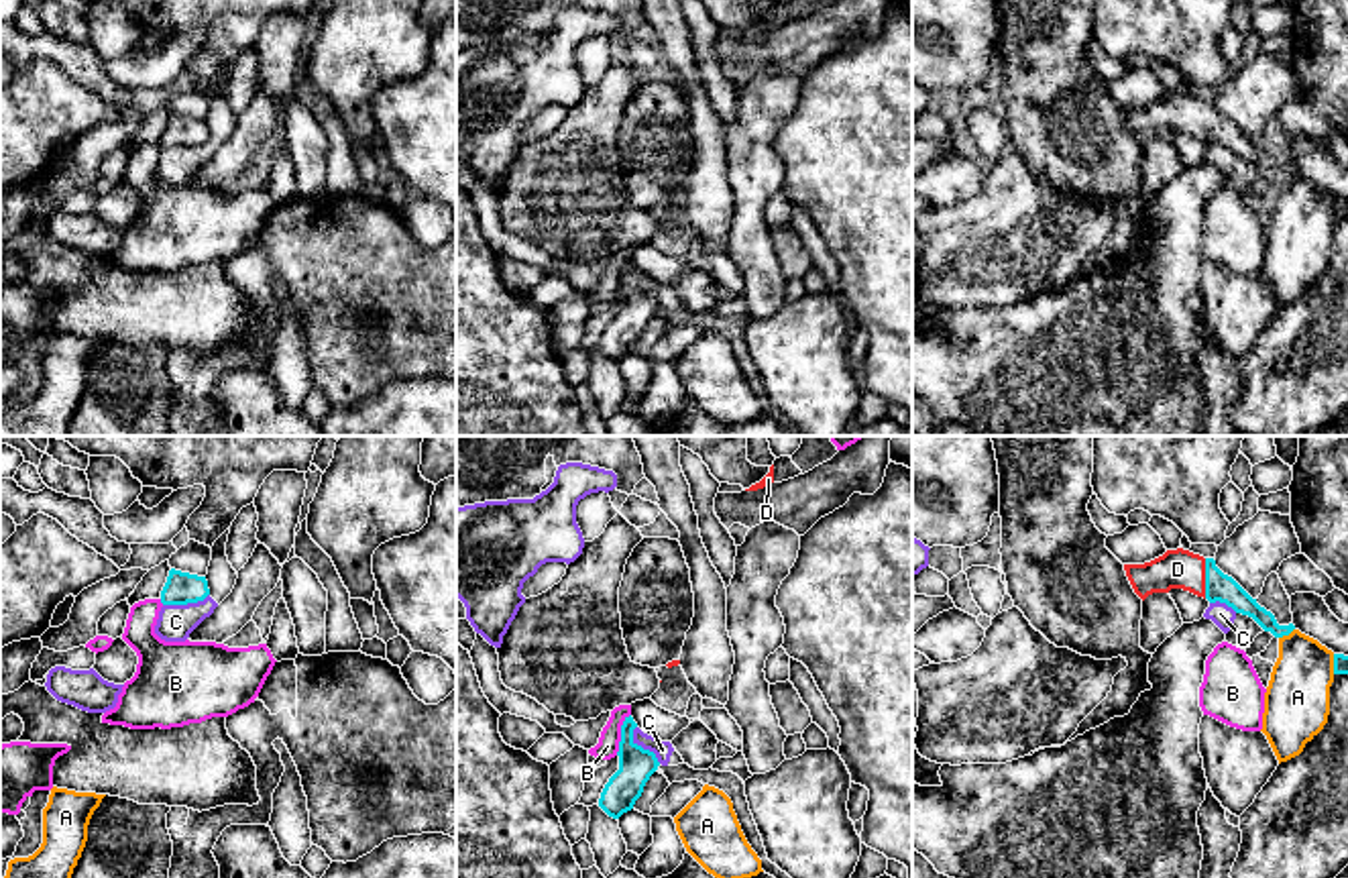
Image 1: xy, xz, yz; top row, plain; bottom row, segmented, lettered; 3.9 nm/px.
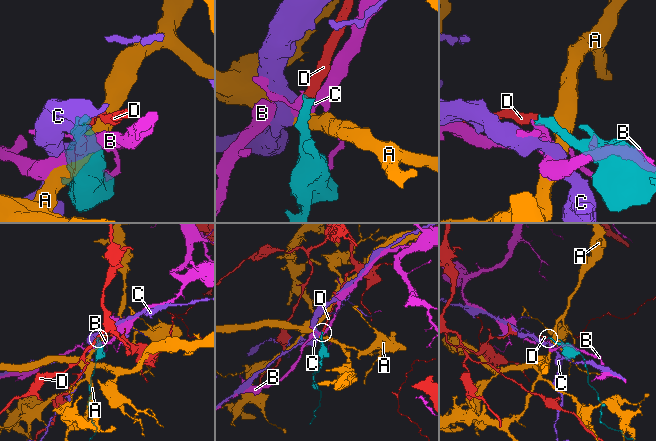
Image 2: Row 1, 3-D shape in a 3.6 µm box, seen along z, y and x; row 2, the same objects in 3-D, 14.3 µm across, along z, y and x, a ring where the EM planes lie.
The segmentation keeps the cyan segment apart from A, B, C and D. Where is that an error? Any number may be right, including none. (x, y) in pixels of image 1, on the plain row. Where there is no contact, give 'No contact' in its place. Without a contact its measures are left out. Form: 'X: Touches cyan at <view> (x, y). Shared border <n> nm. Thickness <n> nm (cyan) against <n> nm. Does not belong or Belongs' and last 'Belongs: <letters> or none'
A: Touches cyan at yz (1334, 208). Shared border 80 nm. Thickness 60 nm (cyan) against 260 nm. Does not belong
B: Touches cyan at xz (622, 278). Shared border 180 nm. Thickness 140 nm (cyan) against 90 nm. Does not belong
C: Touches cyan at xz (640, 290). Shared border 180 nm. Thickness 140 nm (cyan) against 70 nm. Does not belong
D: Touches cyan at yz (1206, 123). Shared border 160 nm. Thickness 110 nm (cyan) against 160 nm. Belongs
Belongs: D

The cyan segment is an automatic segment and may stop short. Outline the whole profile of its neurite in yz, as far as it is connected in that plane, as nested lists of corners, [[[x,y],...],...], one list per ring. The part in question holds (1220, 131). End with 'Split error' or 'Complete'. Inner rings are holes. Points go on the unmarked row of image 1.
[[[1167,94],[1163,100],[1144,108],[1124,108],[1134,136],[1144,145],[1153,136],[1183,132],[1210,147],[1226,147],[1236,157],[1252,161],[1275,181],[1289,179],[1295,169],[1279,169],[1275,159],[1260,151],[1232,120],[1224,118],[1214,102],[1203,102],[1189,94]]]. Split error

